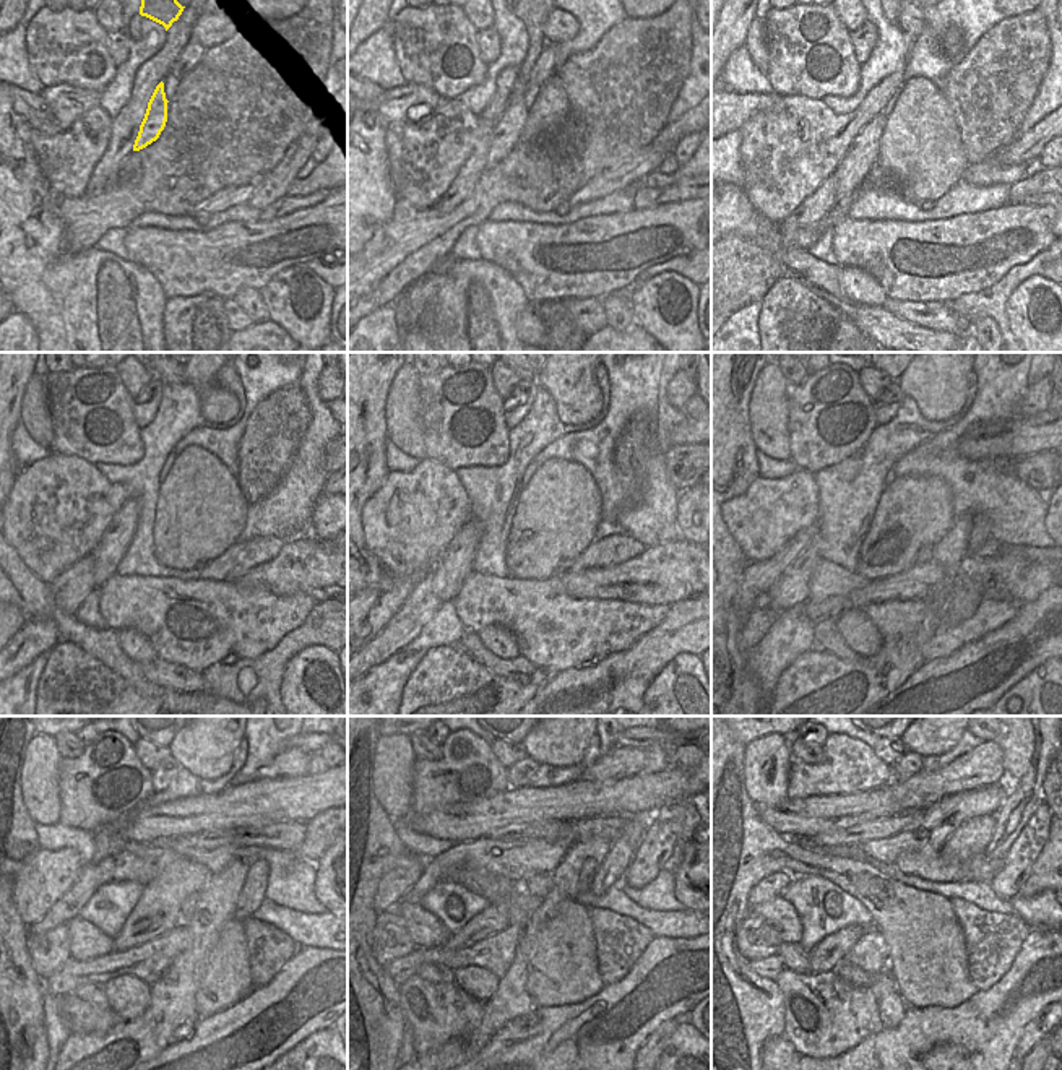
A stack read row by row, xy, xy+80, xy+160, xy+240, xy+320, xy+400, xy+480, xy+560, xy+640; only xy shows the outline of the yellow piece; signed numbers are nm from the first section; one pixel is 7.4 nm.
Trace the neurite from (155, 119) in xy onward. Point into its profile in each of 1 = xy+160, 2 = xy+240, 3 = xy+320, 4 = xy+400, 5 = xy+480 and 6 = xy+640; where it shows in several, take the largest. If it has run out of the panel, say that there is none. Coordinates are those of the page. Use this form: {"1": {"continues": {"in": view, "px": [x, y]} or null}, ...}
{"1": {"continues": {"in": "xy+160", "px": [854, 166]}}, "2": {"continues": {"in": "xy+240", "px": [117, 538]}}, "3": {"continues": {"in": "xy+320", "px": [453, 565]}}, "4": {"continues": {"in": "xy+400", "px": [791, 588]}}, "5": {"continues": {"in": "xy+480", "px": [47, 952]}}, "6": {"continues": {"in": "xy+640", "px": [773, 942]}}}

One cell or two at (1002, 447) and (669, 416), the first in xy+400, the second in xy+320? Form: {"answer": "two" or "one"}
{"answer": "two"}

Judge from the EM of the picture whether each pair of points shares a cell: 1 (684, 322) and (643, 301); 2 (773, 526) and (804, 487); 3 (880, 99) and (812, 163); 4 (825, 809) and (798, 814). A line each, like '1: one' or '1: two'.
1: one
2: one
3: one
4: one

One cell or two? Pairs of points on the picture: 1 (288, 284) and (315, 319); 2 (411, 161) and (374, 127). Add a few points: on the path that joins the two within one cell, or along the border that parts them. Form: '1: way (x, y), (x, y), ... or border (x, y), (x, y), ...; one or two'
1: way (296, 296), (304, 319); one
2: border (385, 125), (388, 174); two

